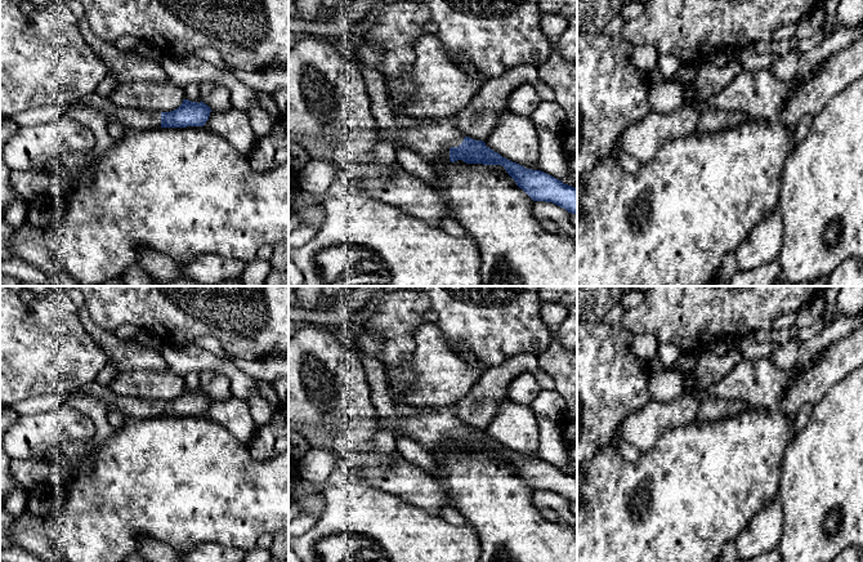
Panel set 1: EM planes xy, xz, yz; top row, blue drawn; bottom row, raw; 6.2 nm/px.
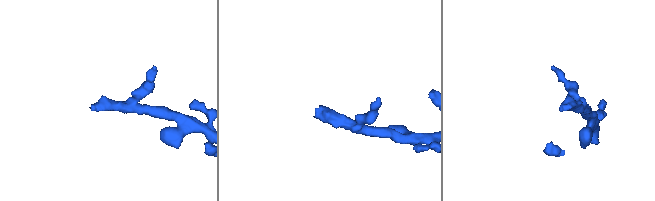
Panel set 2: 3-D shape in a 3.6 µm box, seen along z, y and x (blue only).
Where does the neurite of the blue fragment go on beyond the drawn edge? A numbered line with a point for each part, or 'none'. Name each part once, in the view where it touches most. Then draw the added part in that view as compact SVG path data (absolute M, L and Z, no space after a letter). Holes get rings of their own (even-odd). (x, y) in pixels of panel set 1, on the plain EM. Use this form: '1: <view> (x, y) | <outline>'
1: xz (432, 429) | M451 409L438 411L417 411L404 414L390 428L377 415L375 419L377 431L389 431L395 436L404 436L417 442L426 451L450 449L450 437L459 436L464 424Z

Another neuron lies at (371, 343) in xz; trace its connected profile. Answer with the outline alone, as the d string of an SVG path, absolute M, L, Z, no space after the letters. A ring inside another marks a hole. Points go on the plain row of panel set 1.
M357 330L359 338L359 347L367 353L368 356L380 360L383 342L379 335L375 333L370 333L367 330Z

